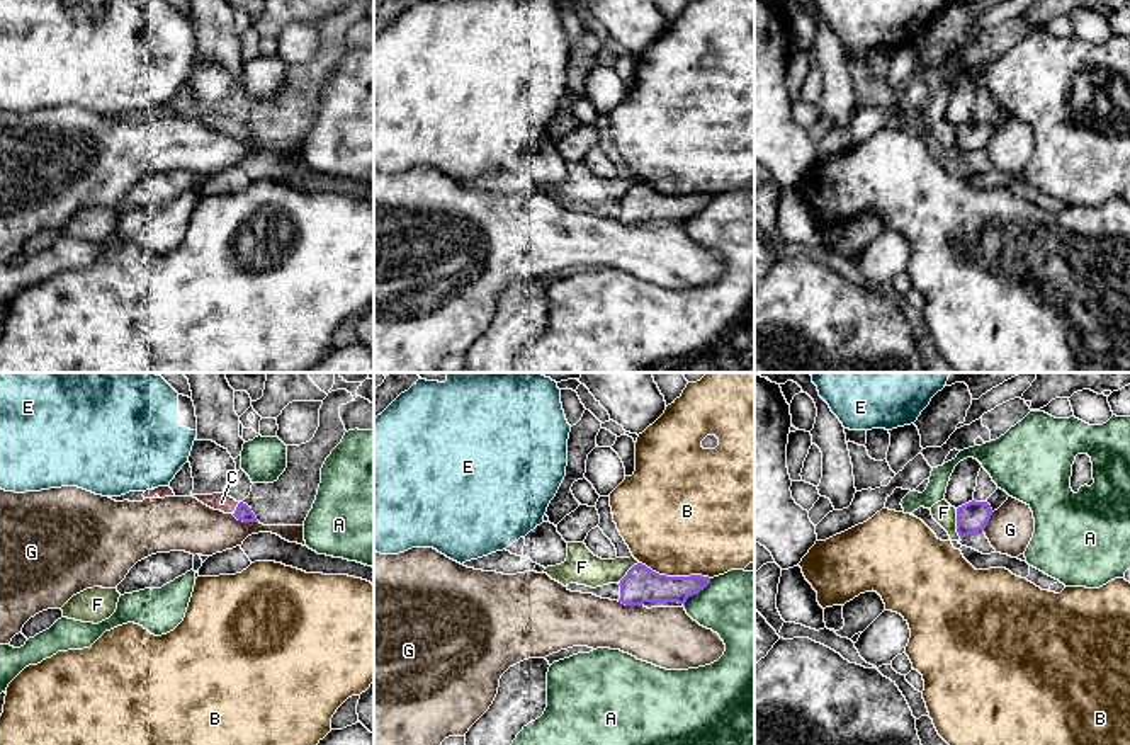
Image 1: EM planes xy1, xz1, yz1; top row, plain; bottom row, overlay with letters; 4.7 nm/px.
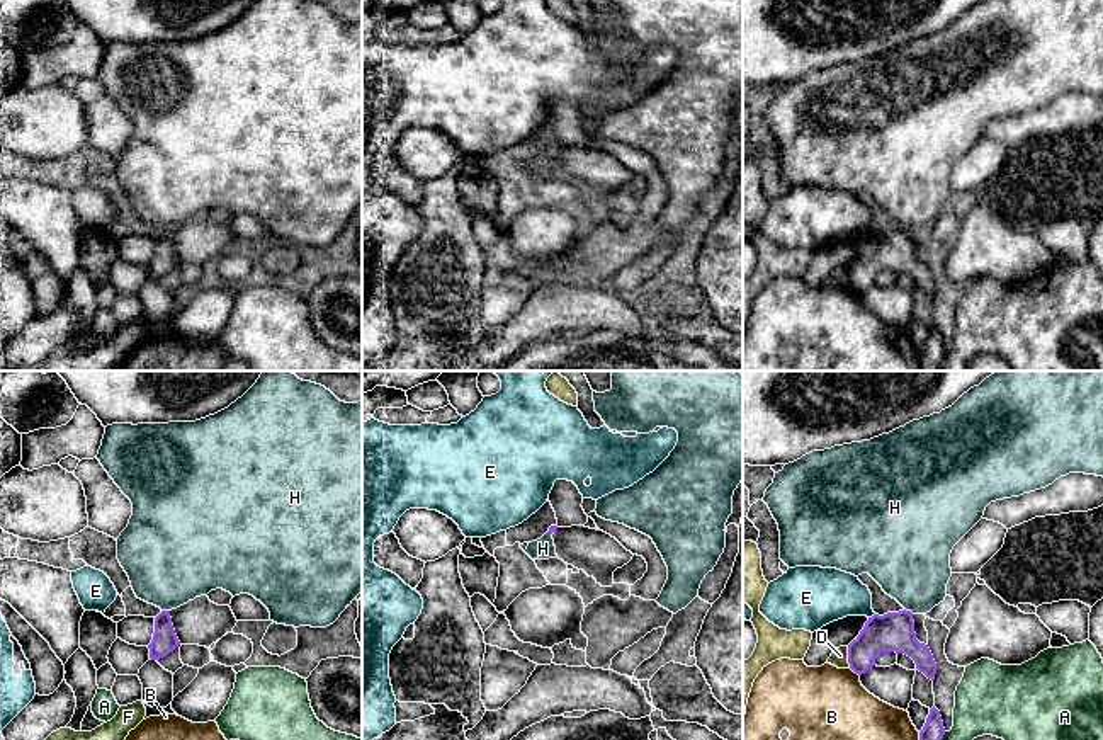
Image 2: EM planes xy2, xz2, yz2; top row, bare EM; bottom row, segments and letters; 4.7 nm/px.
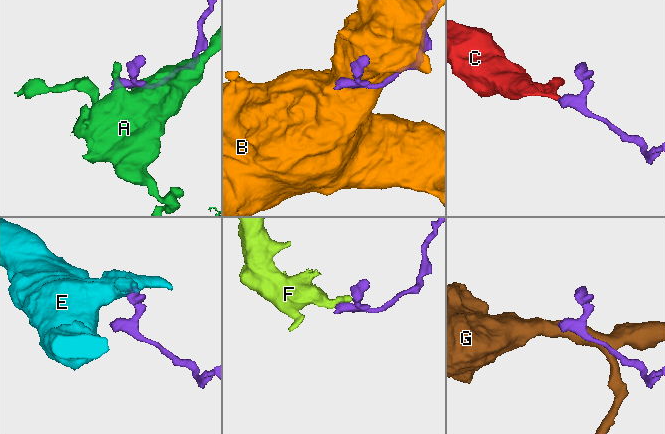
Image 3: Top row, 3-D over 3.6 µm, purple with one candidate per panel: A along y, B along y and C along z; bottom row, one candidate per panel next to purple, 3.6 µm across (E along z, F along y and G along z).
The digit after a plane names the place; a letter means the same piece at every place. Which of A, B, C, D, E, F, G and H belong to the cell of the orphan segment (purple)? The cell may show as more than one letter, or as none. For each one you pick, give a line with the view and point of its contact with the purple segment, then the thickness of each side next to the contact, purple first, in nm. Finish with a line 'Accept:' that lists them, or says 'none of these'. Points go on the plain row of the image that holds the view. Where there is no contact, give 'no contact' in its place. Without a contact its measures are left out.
C: contact xy1 (237, 128); calibres 80 and 80 nm
Accept: C

